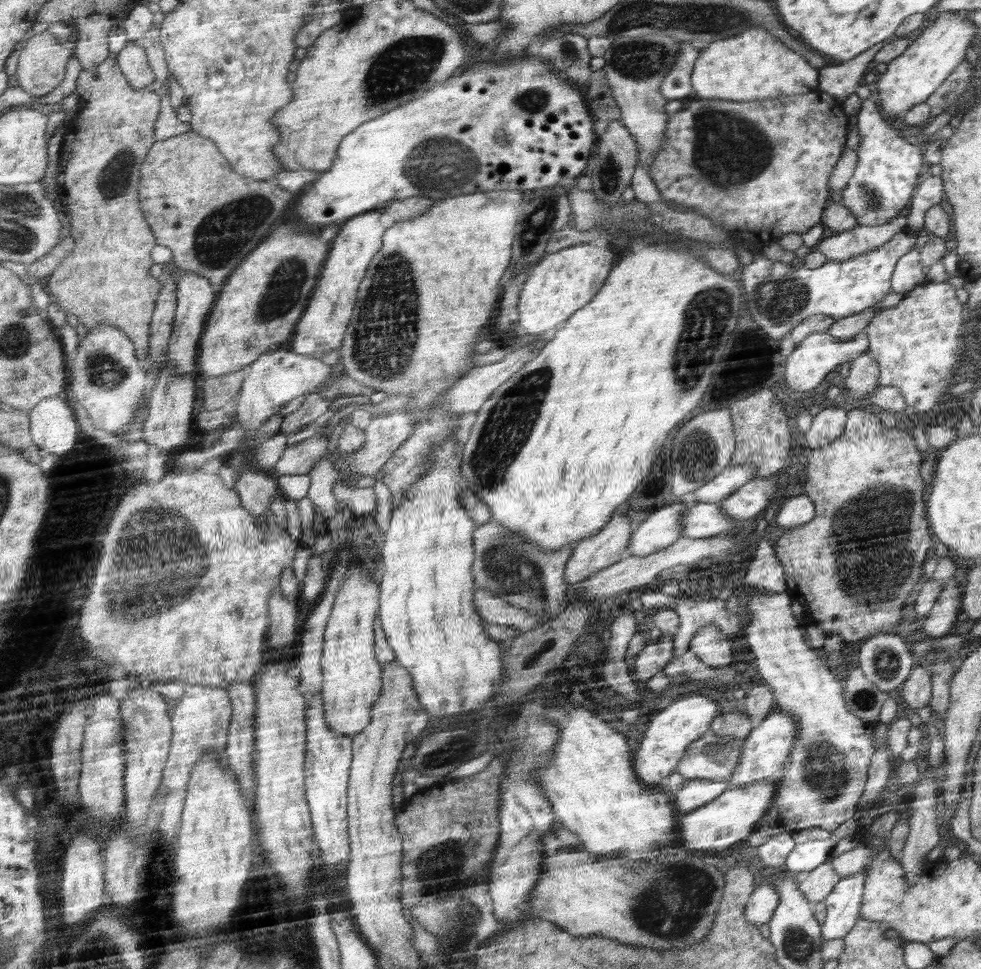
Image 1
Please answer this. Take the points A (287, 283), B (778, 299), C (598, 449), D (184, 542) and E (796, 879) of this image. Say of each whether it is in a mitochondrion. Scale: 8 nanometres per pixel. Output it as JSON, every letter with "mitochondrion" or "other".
{"A":"mitochondrion","B":"mitochondrion","C":"other","D":"mitochondrion","E":"other"}

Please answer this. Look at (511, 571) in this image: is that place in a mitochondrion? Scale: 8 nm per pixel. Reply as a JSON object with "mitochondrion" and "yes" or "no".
{"mitochondrion":"yes"}

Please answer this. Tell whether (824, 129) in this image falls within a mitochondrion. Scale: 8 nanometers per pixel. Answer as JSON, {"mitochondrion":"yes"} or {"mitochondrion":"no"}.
{"mitochondrion":"no"}

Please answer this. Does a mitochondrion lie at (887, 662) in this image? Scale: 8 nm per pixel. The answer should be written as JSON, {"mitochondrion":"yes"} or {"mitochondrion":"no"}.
{"mitochondrion":"yes"}

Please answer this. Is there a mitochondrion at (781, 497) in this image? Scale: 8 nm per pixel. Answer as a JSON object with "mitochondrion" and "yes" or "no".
{"mitochondrion":"no"}

